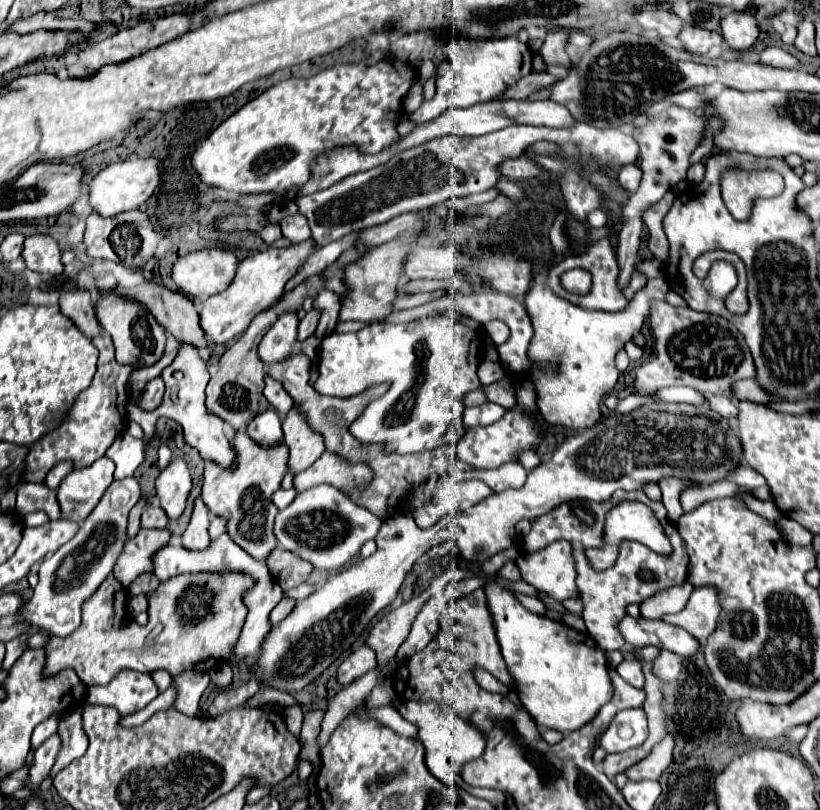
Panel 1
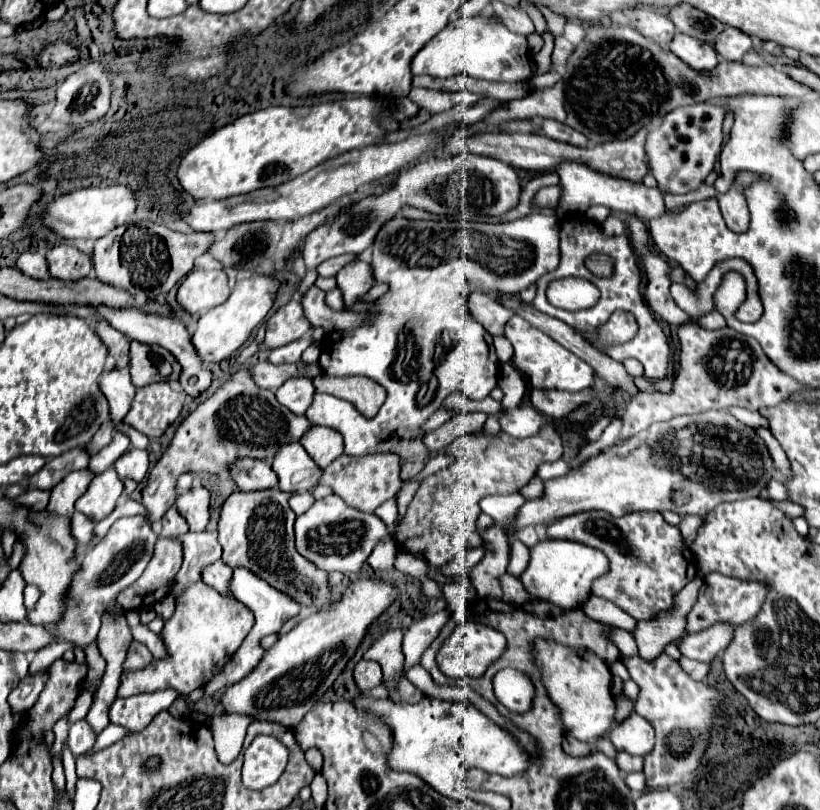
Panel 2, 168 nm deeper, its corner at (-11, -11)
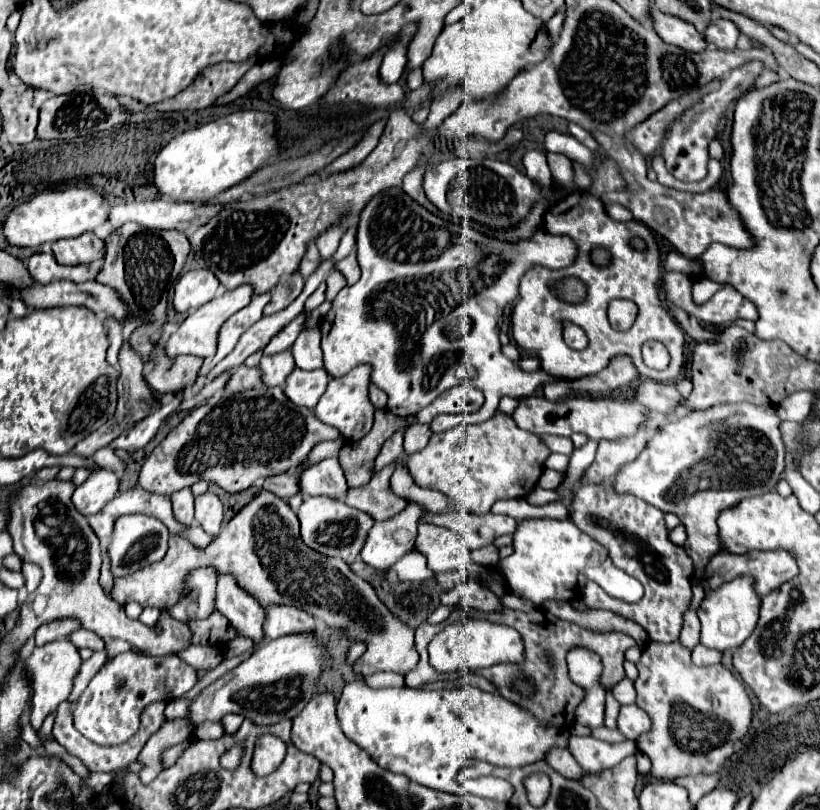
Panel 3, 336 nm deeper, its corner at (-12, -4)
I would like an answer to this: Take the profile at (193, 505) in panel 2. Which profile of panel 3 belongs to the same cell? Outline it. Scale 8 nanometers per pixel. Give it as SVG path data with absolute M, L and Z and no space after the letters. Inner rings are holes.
M204 493L198 495L196 501L196 521L204 527L206 533L218 535L220 533L220 523L222 523L222 503L214 493Z

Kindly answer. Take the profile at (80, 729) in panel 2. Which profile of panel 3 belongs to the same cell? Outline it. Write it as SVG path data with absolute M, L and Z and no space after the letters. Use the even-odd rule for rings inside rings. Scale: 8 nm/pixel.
M140 651L120 653L96 673L92 683L88 683L86 691L76 701L74 727L86 739L98 745L120 745L138 731L140 711L146 707L146 703L178 699L190 691L196 681L196 671L178 655L166 655L160 659Z

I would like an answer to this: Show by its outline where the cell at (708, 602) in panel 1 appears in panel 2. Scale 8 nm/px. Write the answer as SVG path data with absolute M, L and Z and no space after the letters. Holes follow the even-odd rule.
M711 572L705 576L705 582L699 590L699 598L693 606L693 610L687 616L687 632L699 632L705 630L705 626L711 626L715 622L731 622L733 626L739 626L761 610L761 604L765 602L769 588L761 582L743 582L737 578L723 576L719 572Z

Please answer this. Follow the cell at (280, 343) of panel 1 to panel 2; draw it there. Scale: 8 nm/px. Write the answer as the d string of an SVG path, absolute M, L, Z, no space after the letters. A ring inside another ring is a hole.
M291 298L287 304L277 308L267 318L267 322L265 322L265 330L267 330L265 346L269 350L273 350L277 346L285 346L287 342L299 340L309 328L311 328L311 324L303 316L301 302L297 298Z

